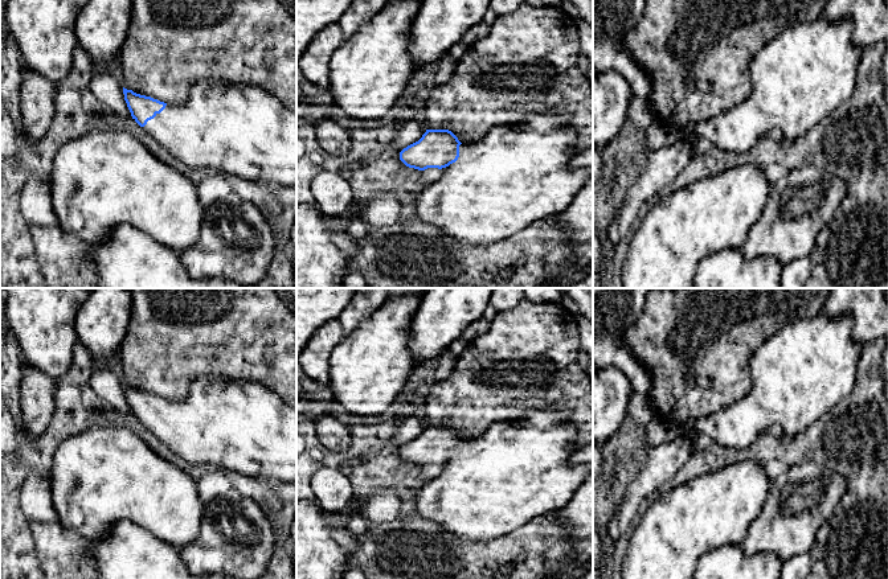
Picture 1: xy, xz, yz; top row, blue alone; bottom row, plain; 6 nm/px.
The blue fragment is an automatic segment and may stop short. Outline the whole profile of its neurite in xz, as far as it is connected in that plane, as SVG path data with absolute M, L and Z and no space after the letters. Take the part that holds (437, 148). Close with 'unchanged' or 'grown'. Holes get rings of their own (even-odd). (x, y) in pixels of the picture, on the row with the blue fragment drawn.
M532 114L519 124L496 126L484 136L463 144L449 130L426 130L418 141L400 152L400 160L409 168L418 171L443 168L445 173L420 193L414 214L421 222L439 227L463 245L490 245L513 235L539 219L561 214L592 173L589 168L570 167L577 155L576 140L572 119L549 114Z; grown

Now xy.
M213 79L199 81L188 99L167 104L123 87L132 119L187 167L296 188L296 112L269 93Z; grown

